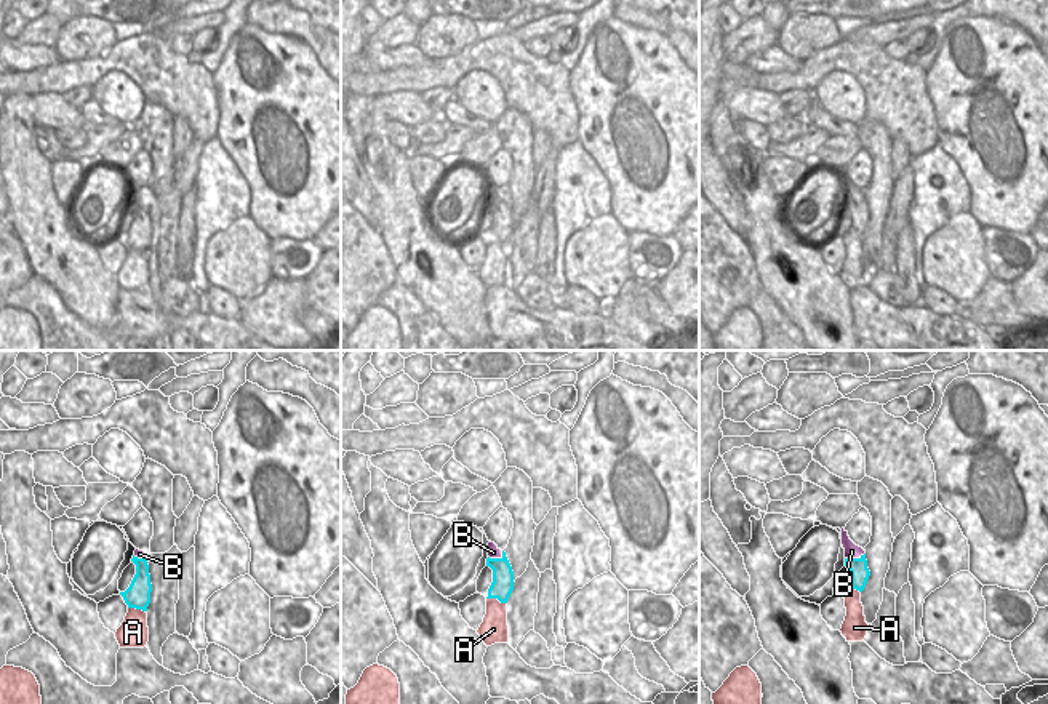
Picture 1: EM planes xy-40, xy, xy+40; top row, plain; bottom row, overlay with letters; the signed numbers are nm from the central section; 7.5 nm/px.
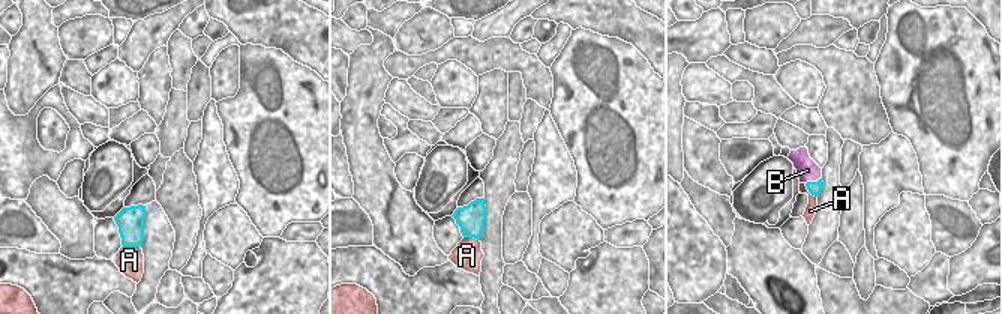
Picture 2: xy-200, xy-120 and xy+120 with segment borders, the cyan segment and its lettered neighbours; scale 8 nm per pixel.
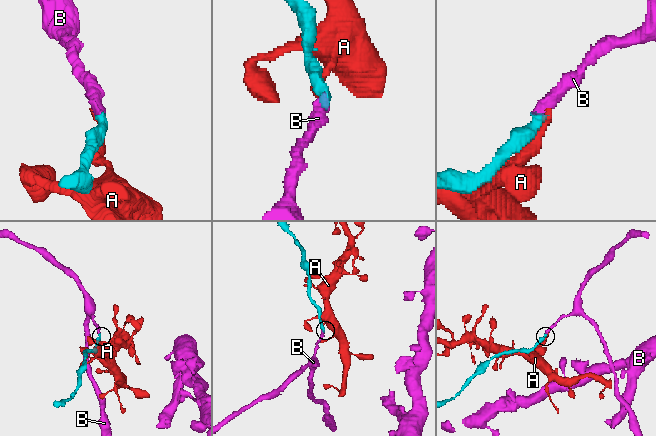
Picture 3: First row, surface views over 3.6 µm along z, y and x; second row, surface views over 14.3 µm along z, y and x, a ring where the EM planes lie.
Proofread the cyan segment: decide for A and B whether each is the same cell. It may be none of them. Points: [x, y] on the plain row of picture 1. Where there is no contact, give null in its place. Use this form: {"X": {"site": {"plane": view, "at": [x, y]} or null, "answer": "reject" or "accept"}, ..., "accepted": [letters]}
{"A": {"site": {"plane": "xy", "at": [496, 239]}, "answer": "reject"}, "B": {"site": {"plane": "xy+40", "at": [855, 200]}, "answer": "accept"}, "accepted": ["B"]}

